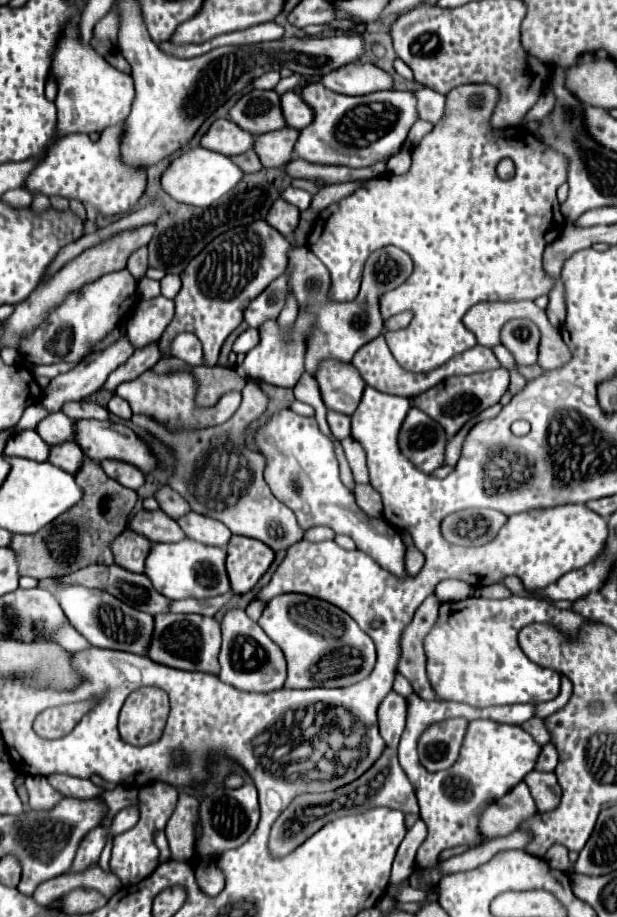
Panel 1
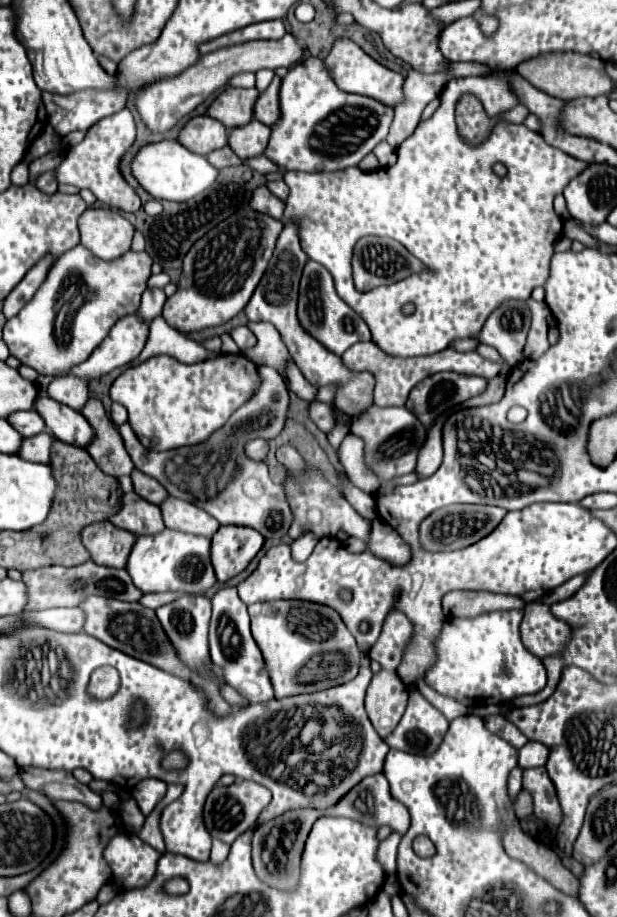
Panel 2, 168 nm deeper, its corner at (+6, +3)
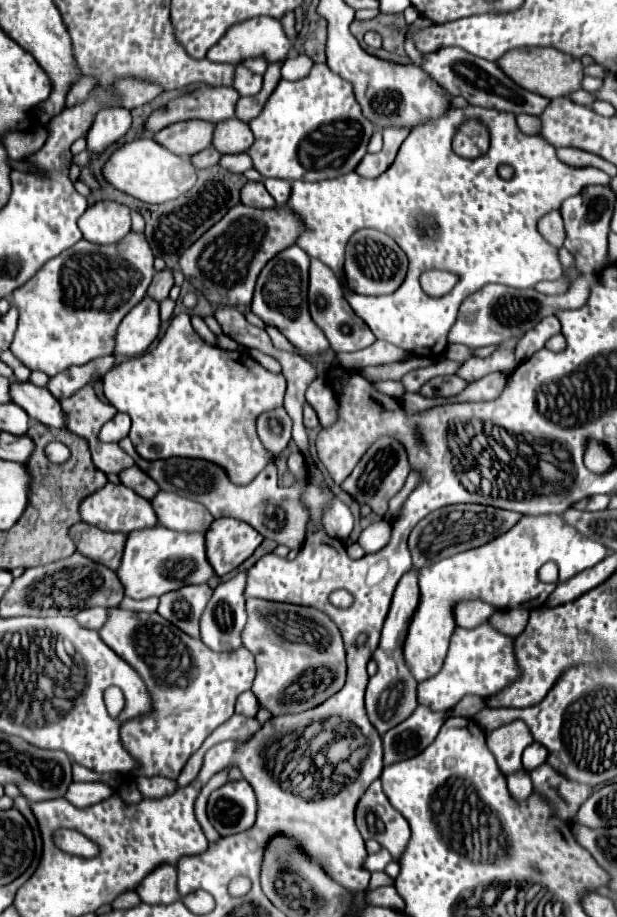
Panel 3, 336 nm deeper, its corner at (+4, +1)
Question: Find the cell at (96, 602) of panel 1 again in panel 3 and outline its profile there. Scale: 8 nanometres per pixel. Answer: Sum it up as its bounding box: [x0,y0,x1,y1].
[99,608,255,778]

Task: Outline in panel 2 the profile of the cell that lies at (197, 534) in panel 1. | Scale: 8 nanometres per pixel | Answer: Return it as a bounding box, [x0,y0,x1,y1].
[159,496,219,538]

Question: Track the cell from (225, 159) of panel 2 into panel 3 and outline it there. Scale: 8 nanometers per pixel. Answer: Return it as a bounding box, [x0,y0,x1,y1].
[191,146,221,168]

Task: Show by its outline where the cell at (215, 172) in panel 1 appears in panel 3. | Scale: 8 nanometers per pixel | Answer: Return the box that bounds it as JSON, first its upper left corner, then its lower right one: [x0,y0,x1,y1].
[101,138,197,204]

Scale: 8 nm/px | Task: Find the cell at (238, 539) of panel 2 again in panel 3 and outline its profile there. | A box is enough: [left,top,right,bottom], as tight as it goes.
[205,518,263,576]

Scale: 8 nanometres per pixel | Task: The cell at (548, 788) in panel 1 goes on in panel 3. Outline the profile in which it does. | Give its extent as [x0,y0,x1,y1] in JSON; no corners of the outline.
[531,764,593,822]

